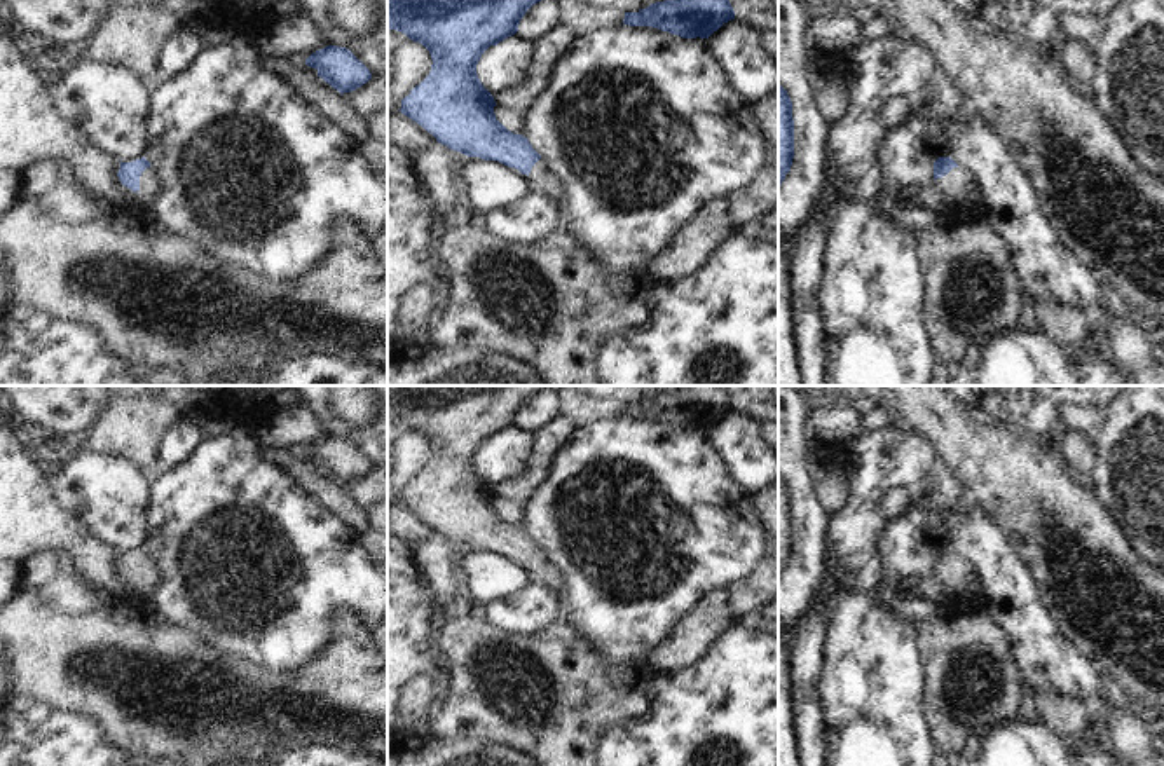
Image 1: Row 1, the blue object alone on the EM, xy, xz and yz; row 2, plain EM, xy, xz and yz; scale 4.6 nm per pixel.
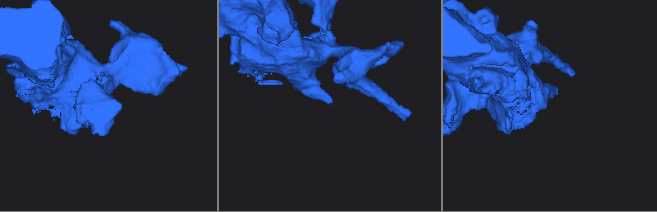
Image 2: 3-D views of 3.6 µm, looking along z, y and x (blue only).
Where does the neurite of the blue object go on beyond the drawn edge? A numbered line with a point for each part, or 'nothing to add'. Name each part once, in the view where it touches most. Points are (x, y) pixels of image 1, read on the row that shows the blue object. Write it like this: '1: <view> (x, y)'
1: xy (150, 184)

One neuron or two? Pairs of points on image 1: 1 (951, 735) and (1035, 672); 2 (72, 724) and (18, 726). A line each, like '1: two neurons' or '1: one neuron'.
1: two neurons
2: one neuron

